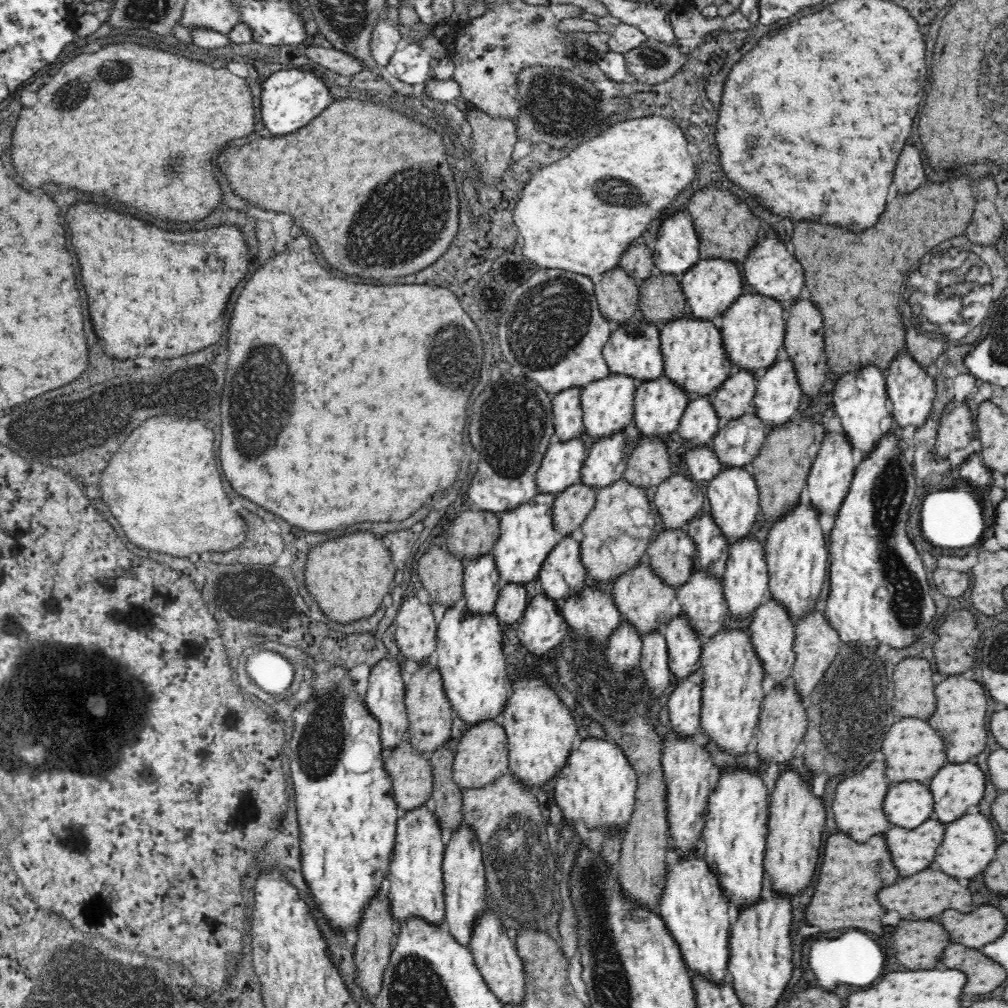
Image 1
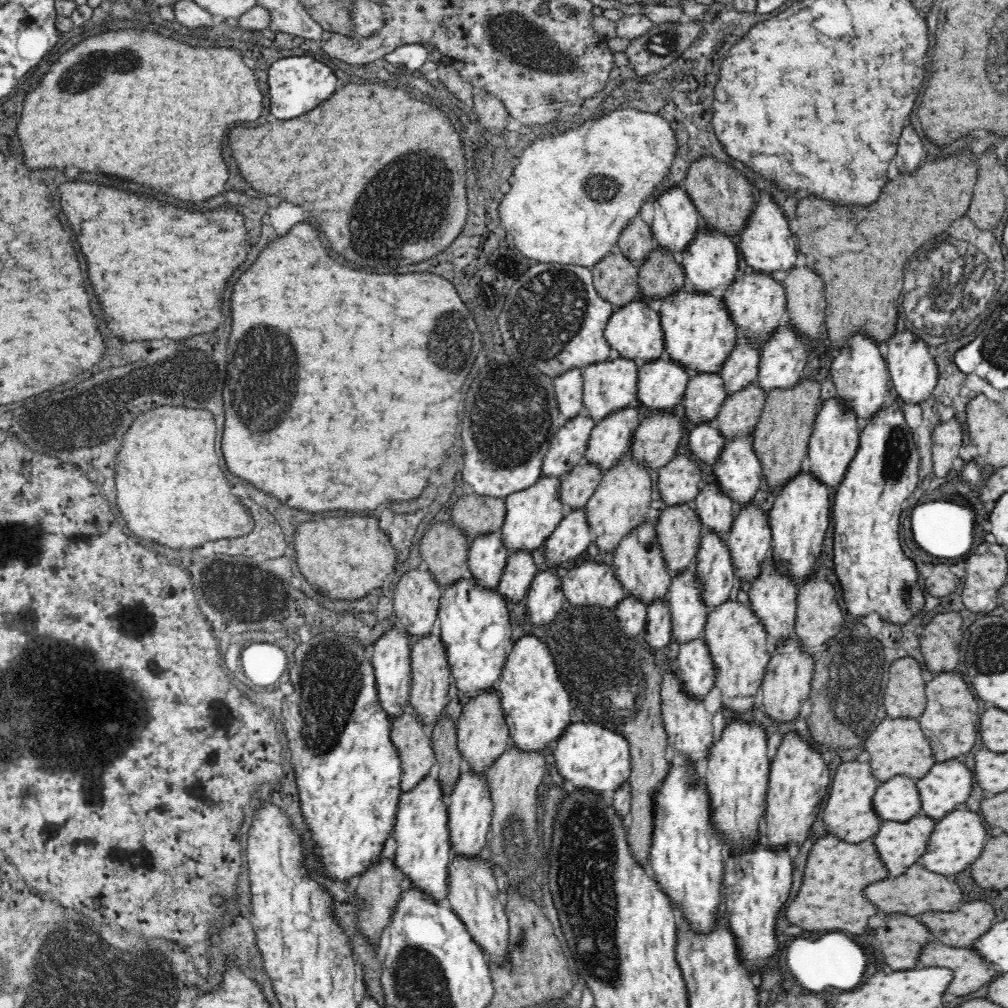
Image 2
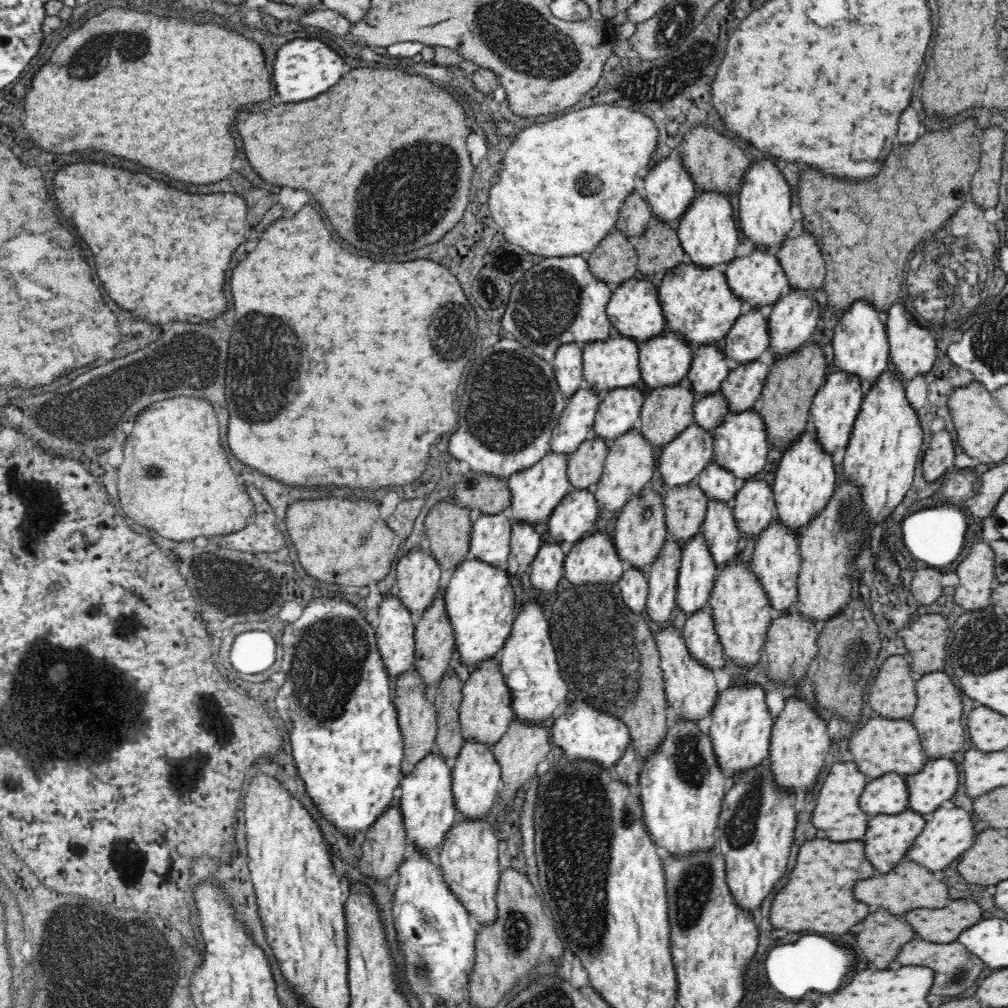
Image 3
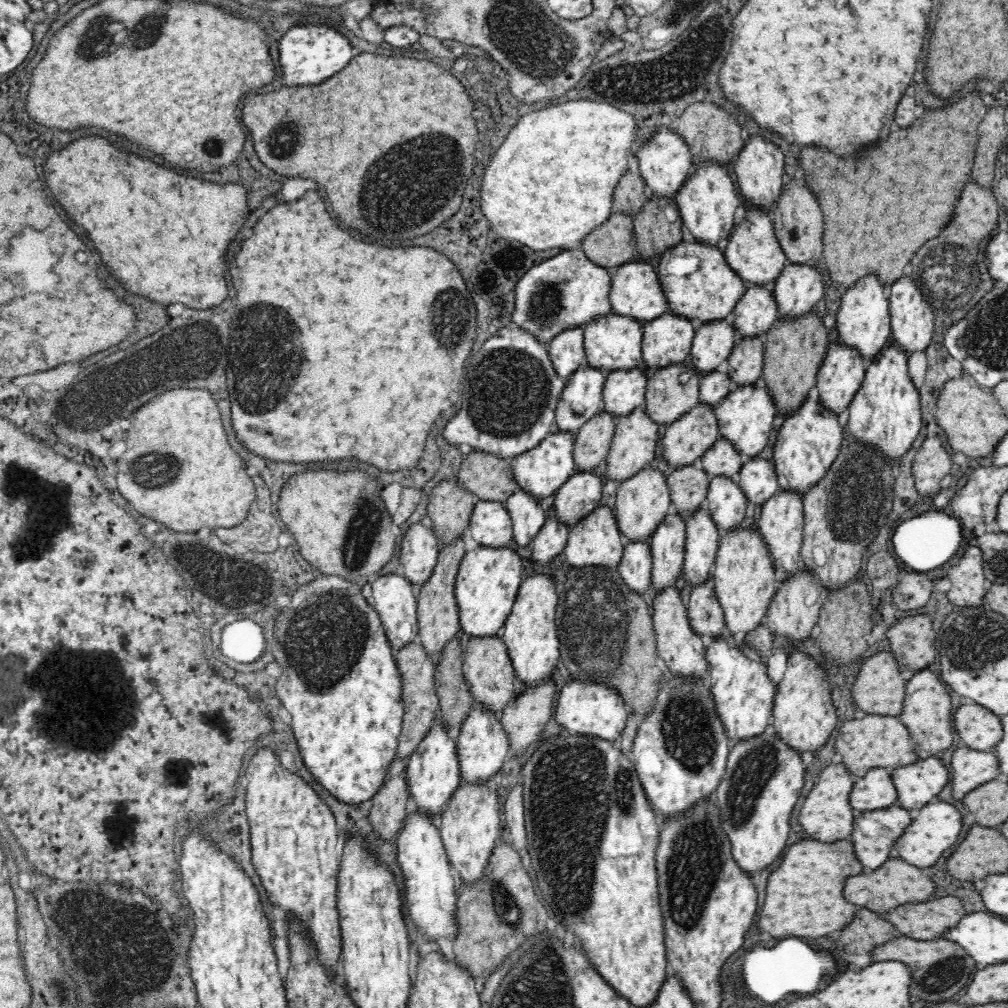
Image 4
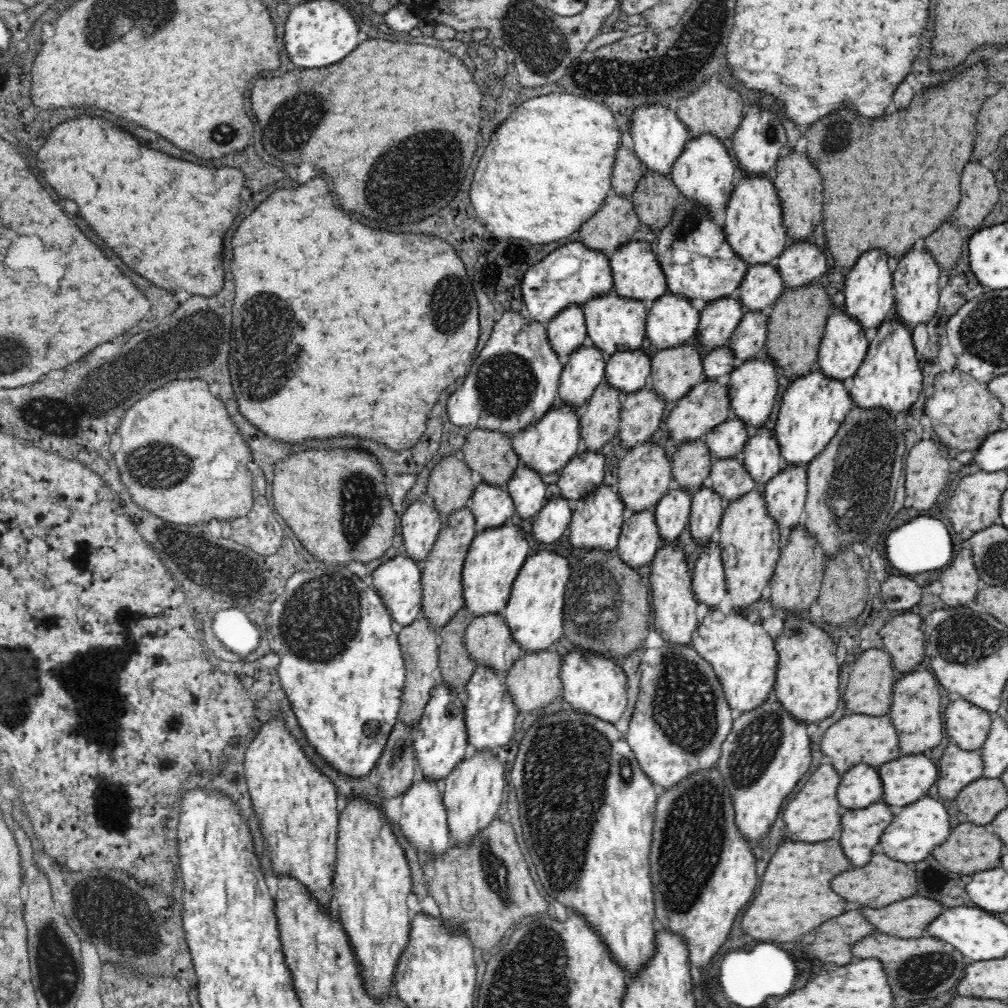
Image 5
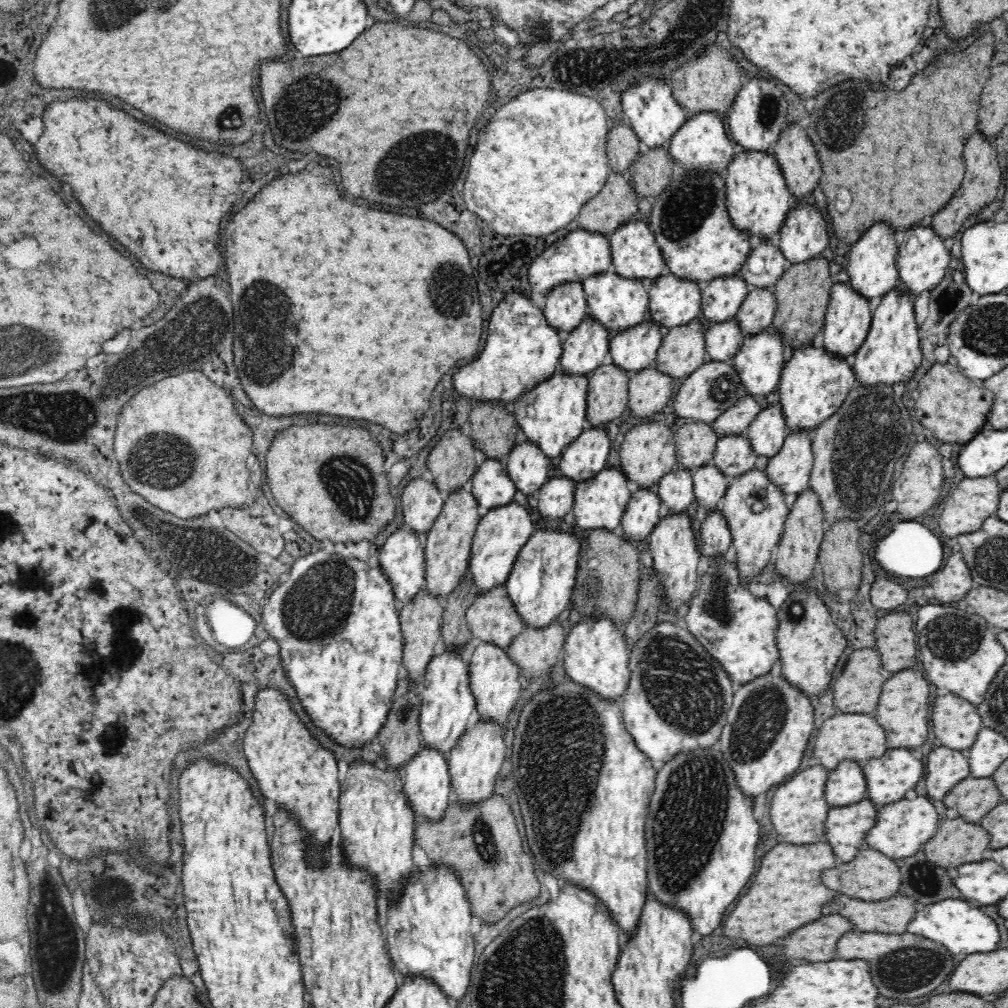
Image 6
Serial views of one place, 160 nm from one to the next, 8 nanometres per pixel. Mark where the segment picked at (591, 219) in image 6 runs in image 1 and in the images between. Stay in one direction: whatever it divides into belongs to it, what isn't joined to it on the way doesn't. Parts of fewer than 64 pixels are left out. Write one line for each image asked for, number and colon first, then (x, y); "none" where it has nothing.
1: (617, 293)
2: (615, 278)
3: (614, 260)
4: (612, 244)
5: (611, 227)

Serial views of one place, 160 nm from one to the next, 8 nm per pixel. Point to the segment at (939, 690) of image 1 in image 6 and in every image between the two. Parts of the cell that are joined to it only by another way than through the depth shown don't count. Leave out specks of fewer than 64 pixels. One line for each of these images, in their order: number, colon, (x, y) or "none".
2: (951, 719)
3: (938, 716)
4: (927, 714)
5: (915, 711)
6: (904, 712)

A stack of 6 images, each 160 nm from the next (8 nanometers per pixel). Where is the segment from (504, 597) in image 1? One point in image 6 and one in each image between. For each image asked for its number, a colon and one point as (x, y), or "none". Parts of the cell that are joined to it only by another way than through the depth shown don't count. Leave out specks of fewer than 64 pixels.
2: (519, 572)
3: (525, 542)
4: (528, 517)
5: (529, 492)
6: (526, 465)

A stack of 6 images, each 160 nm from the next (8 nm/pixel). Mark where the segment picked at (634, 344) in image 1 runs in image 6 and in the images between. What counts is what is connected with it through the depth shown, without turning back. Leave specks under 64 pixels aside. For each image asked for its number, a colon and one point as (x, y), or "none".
2: (634, 332)
3: (634, 310)
4: (636, 291)
5: (637, 274)
6: (635, 254)

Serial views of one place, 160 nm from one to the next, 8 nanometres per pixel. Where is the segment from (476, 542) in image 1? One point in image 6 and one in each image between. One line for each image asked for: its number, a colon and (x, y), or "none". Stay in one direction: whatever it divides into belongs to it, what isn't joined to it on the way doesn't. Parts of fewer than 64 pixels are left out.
2: (475, 515)
3: (491, 496)
4: (488, 477)
5: (491, 455)
6: (492, 429)

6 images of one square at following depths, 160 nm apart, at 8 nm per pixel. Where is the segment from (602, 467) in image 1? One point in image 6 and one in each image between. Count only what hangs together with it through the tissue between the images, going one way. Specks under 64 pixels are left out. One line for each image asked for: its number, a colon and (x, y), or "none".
2: (611, 438)
3: (618, 414)
4: (623, 392)
5: (627, 371)
6: (634, 350)

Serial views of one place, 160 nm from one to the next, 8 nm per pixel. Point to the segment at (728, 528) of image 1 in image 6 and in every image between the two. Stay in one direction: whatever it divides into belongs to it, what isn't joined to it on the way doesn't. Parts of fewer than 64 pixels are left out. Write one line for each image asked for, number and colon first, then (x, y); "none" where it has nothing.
2: (737, 472)
3: (740, 445)
4: (744, 419)
5: (753, 387)
6: (759, 363)

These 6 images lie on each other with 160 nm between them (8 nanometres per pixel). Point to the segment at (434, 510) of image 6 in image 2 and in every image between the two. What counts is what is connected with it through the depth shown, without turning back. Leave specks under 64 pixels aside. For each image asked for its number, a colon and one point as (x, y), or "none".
2: (416, 599)
3: (418, 574)
4: (419, 550)
5: (420, 526)

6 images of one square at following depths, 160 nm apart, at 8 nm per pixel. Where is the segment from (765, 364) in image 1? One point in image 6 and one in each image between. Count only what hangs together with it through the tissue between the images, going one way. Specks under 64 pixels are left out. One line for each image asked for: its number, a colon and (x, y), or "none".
2: (756, 303)
3: (759, 280)
4: (753, 252)
5: (753, 227)
6: (758, 201)

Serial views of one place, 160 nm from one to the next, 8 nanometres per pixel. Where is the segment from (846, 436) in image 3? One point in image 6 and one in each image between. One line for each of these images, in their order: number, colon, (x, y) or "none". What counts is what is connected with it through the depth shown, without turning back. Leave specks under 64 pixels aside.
4: (839, 378)
5: (843, 347)
6: (847, 320)

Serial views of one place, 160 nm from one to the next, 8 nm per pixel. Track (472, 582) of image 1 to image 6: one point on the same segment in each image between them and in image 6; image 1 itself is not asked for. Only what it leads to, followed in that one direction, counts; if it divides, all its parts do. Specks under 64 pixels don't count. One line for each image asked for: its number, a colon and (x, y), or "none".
2: (487, 558)
3: (490, 542)
4: (490, 525)
5: (492, 507)
6: (492, 488)

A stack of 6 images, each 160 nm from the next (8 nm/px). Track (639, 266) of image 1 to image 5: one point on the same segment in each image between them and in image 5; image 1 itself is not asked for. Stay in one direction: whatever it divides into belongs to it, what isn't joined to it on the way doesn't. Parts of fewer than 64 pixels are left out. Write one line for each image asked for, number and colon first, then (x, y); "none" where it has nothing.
2: (635, 242)
3: (634, 215)
4: (630, 194)
5: (628, 171)

